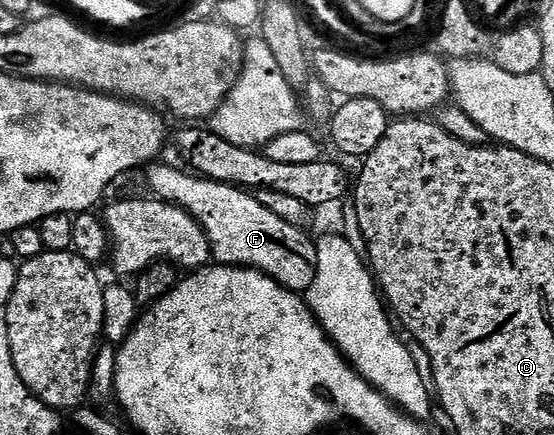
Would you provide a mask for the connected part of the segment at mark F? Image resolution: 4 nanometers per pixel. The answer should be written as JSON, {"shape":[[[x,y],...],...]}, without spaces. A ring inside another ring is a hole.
{"shape":[[[153,163],[147,169],[148,188],[152,191],[149,193],[157,200],[185,208],[199,222],[210,242],[212,259],[217,265],[252,268],[274,278],[274,282],[294,293],[307,293],[308,287],[314,282],[314,274],[318,274],[318,254],[316,240],[305,229],[290,226],[290,222],[282,222],[282,218],[278,218],[274,210],[266,210],[266,206],[262,206],[262,202],[258,202],[258,198],[251,191],[235,188],[232,184],[223,184],[217,180],[208,180],[199,174],[189,174],[183,167],[171,168],[168,164],[160,163]]]}

